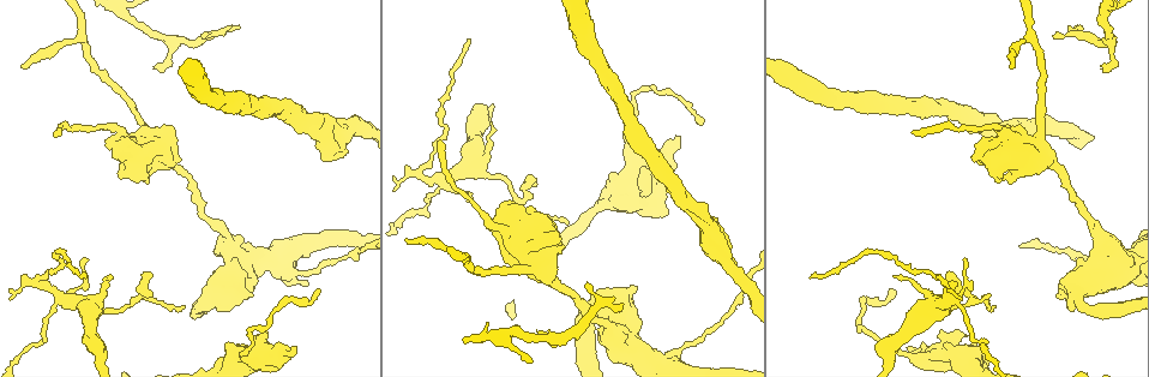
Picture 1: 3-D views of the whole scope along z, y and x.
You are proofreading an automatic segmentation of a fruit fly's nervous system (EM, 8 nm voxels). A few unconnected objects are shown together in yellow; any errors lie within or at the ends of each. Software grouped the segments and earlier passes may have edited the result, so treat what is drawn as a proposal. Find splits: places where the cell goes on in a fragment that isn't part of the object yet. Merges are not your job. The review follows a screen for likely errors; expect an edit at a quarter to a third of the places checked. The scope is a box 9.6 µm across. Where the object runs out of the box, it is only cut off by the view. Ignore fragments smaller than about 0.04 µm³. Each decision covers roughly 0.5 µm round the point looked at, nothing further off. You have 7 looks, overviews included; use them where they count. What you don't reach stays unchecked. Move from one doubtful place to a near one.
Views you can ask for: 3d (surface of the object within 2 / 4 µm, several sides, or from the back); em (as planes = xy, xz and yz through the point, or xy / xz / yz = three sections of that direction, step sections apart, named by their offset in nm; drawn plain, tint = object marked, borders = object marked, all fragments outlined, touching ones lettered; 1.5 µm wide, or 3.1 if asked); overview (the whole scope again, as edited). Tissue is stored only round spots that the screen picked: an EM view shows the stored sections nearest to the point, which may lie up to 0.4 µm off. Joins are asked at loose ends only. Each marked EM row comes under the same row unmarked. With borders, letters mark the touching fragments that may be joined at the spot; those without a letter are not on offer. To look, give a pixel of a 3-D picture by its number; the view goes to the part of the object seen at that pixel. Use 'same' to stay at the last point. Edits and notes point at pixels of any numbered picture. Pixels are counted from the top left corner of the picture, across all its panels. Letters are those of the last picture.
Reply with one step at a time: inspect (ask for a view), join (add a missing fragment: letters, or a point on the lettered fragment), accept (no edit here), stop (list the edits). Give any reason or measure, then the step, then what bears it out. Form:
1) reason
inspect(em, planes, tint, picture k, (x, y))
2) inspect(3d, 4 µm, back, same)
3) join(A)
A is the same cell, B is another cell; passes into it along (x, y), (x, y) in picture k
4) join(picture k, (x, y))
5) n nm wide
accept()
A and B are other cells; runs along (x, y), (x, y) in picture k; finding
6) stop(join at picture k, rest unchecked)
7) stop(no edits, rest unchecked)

branch stops here
inspect(3d, 2 µm, picture 1, (645, 194))

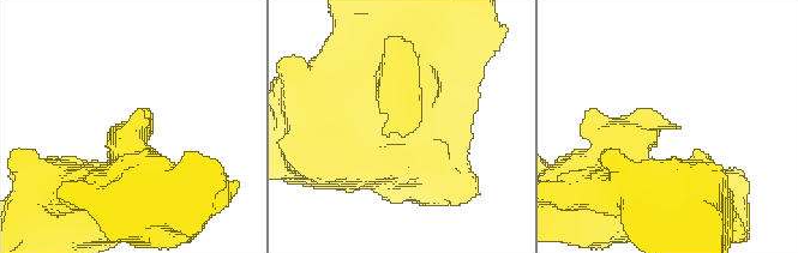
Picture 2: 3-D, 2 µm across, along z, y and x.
now the EM
inspect(em, planes, borders, picture 2, (404, 137))

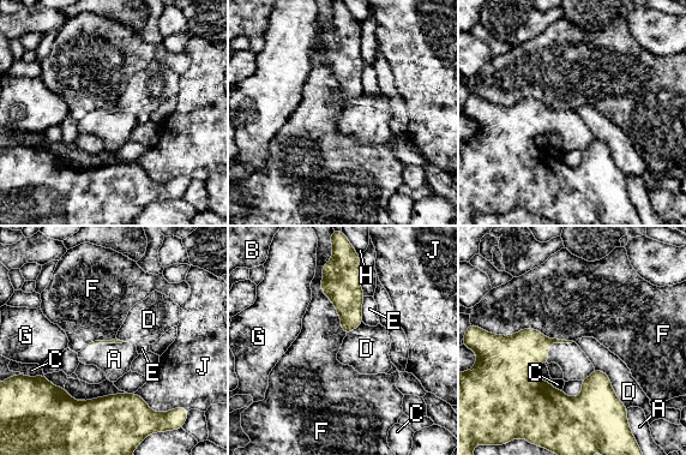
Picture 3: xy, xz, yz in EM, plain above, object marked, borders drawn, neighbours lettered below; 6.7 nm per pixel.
join(A)
A is the same cell, B, C, D, E, F, G, H and J are other cells; it goes on there

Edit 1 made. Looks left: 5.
free end
inspect(3d, 2 µm, picture 1, (566, 225))

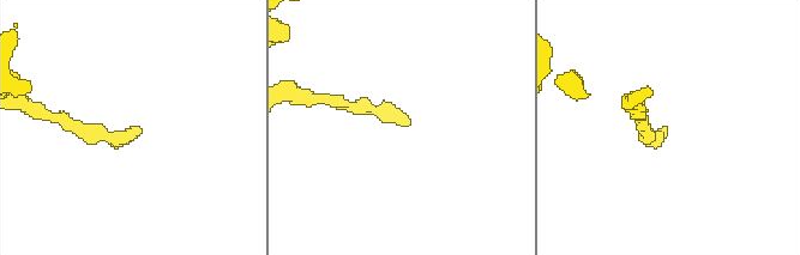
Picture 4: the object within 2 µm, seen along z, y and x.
inspect(em, xy, step 8, tint, picture 4, (666, 128))

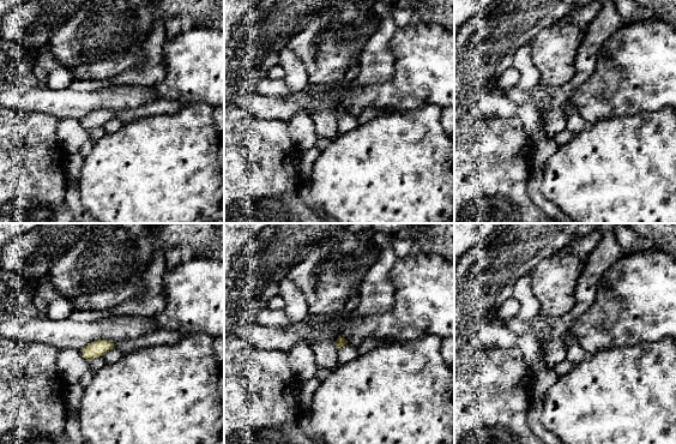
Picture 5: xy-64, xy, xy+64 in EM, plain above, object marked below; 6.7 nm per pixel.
another direction
inspect(em, planes, borders, same)

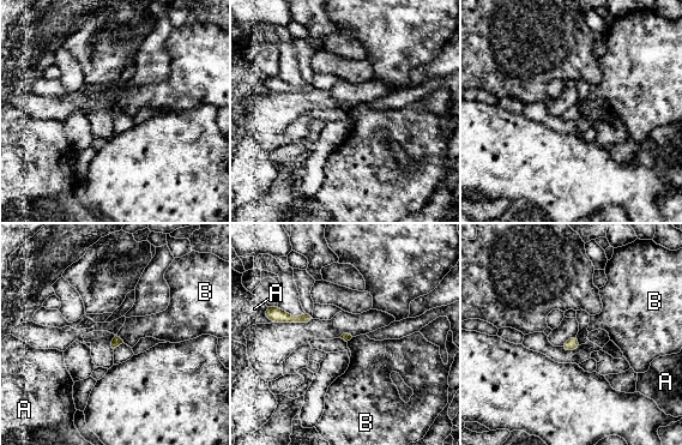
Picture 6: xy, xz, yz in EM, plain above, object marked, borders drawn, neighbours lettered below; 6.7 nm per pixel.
accept()
A and B are other cells; border along (115, 335), (124, 342) in picture 6; no lettered fragment goes on from it

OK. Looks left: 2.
thin end
inspect(3d, 2 µm, picture 1, (619, 305))

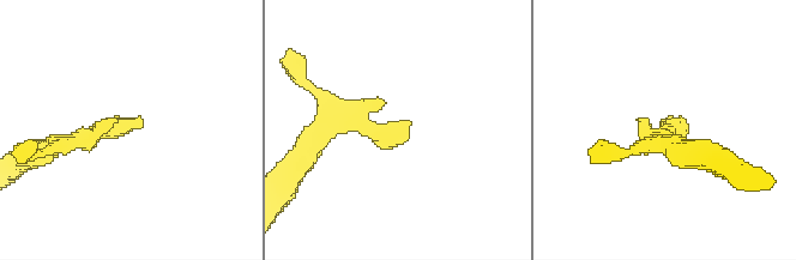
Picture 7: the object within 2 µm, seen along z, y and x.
now the EM
inspect(em, planes, borders, picture 7, (140, 120))

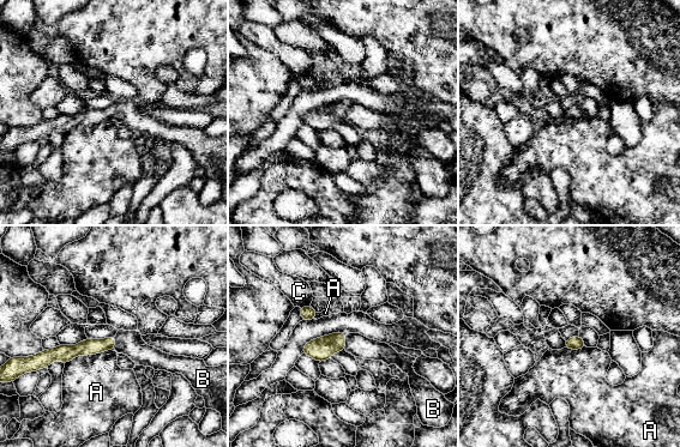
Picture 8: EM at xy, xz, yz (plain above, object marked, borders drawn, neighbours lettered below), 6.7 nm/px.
100 nm wide
join(B)
B is the same cell, A and C are other cells; it goes on there

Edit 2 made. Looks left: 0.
stop(join at picture 3, join at picture 8, rest unchecked)

